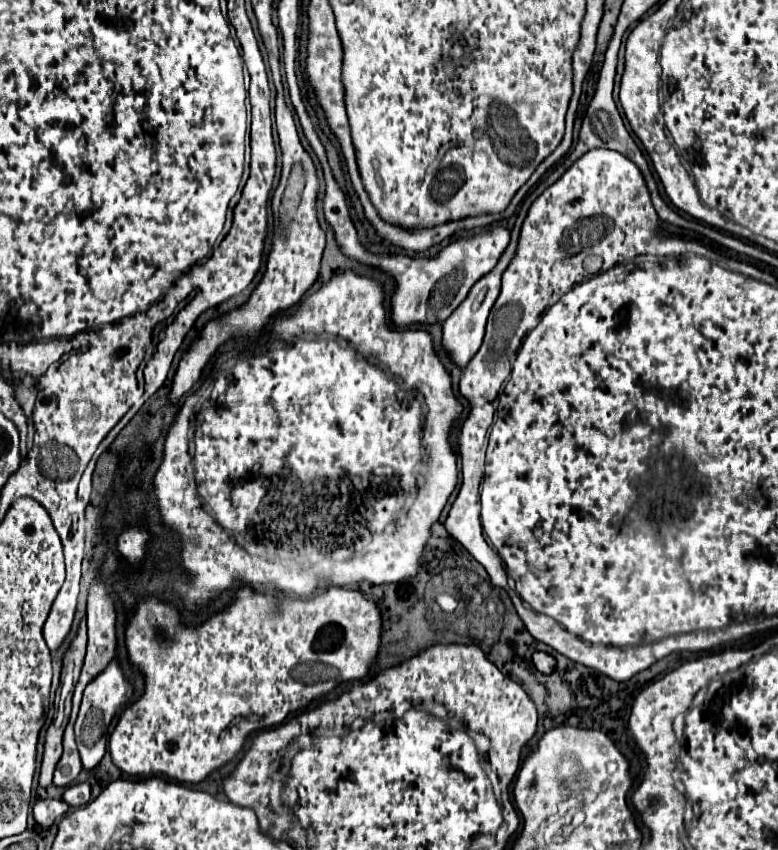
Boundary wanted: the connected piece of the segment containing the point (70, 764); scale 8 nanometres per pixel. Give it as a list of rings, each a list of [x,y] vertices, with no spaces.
[[[73,720],[65,728],[63,748],[65,750],[63,750],[63,756],[61,756],[59,764],[57,764],[55,778],[53,778],[55,786],[67,786],[67,784],[71,784],[79,776],[79,772],[83,770],[81,758],[79,758],[79,750],[77,750],[77,744],[75,744],[75,736],[73,736]]]

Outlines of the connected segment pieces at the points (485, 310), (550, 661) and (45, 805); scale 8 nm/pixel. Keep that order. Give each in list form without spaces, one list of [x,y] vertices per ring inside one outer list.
[[[513,234],[513,236],[511,236],[511,242],[509,242],[509,246],[505,248],[505,252],[501,254],[497,266],[495,266],[489,274],[485,274],[483,278],[479,278],[479,280],[473,284],[473,288],[469,290],[467,298],[457,306],[457,310],[455,310],[455,312],[445,320],[445,324],[443,324],[443,346],[445,346],[445,350],[451,354],[451,358],[453,358],[461,368],[467,366],[467,362],[473,358],[473,354],[479,350],[479,346],[481,346],[481,342],[483,342],[485,324],[487,324],[487,314],[489,314],[493,302],[497,300],[499,288],[501,288],[501,274],[503,274],[505,266],[511,262],[511,258],[513,258],[513,254],[515,254],[517,236],[519,236],[519,234]]]
[[[535,652],[533,654],[533,664],[541,674],[551,674],[555,668],[555,658],[545,654],[545,652]]]
[[[53,798],[37,800],[37,804],[33,806],[35,820],[43,828],[49,828],[57,818],[67,814],[67,810],[69,810],[69,804],[65,800],[53,800]]]

